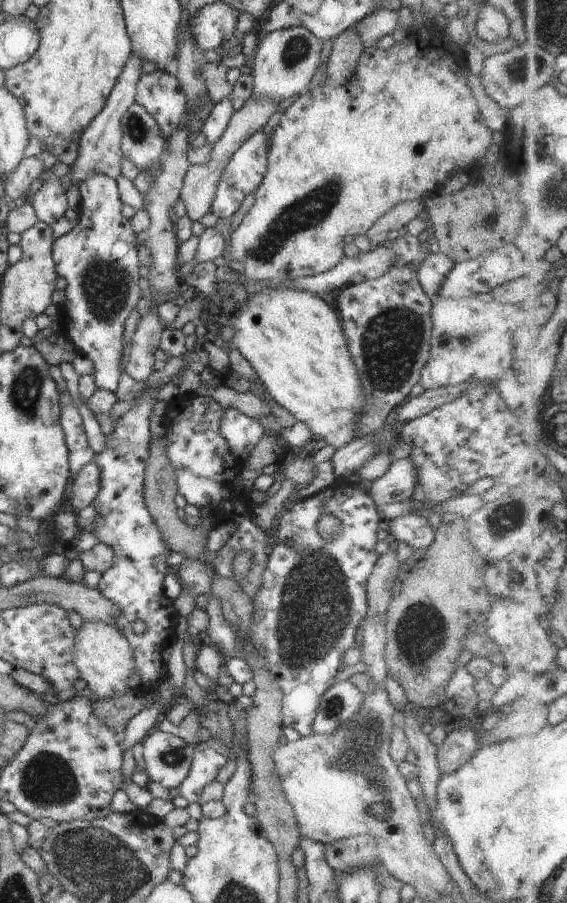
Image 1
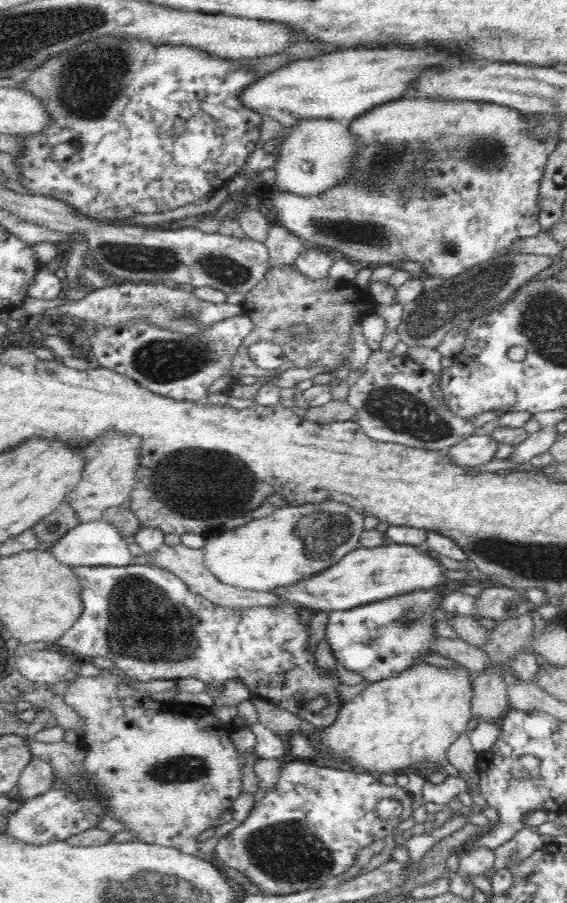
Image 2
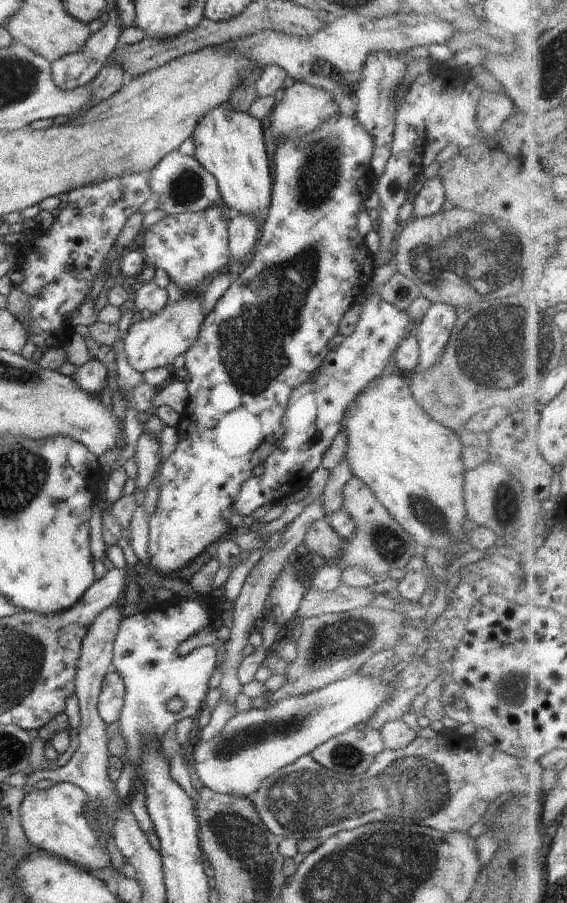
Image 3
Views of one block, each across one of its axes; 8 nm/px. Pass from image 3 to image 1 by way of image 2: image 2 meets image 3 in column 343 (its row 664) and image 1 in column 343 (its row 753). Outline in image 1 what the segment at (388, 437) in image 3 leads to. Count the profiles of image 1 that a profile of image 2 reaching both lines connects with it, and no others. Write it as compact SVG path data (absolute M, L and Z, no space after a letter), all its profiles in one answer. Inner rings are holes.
M274 281L272 288L248 298L229 317L233 329L231 338L235 348L250 362L256 376L271 398L285 408L298 422L306 424L313 438L322 439L332 448L342 448L354 439L356 416L364 412L364 394L356 365L348 352L341 318L322 296L308 290L280 288L282 281Z

